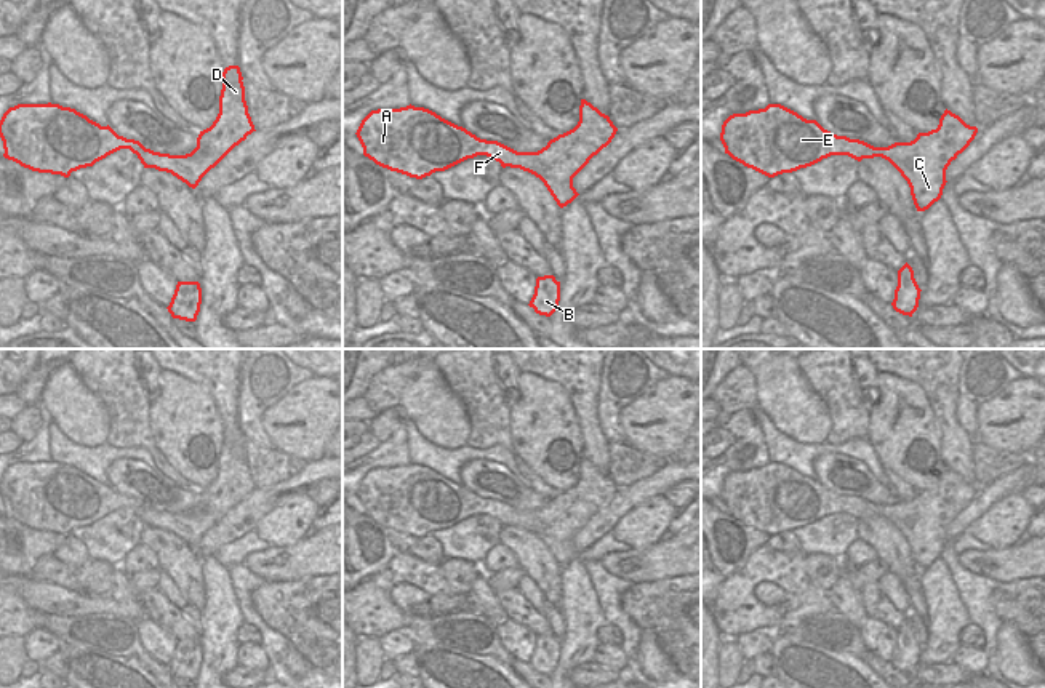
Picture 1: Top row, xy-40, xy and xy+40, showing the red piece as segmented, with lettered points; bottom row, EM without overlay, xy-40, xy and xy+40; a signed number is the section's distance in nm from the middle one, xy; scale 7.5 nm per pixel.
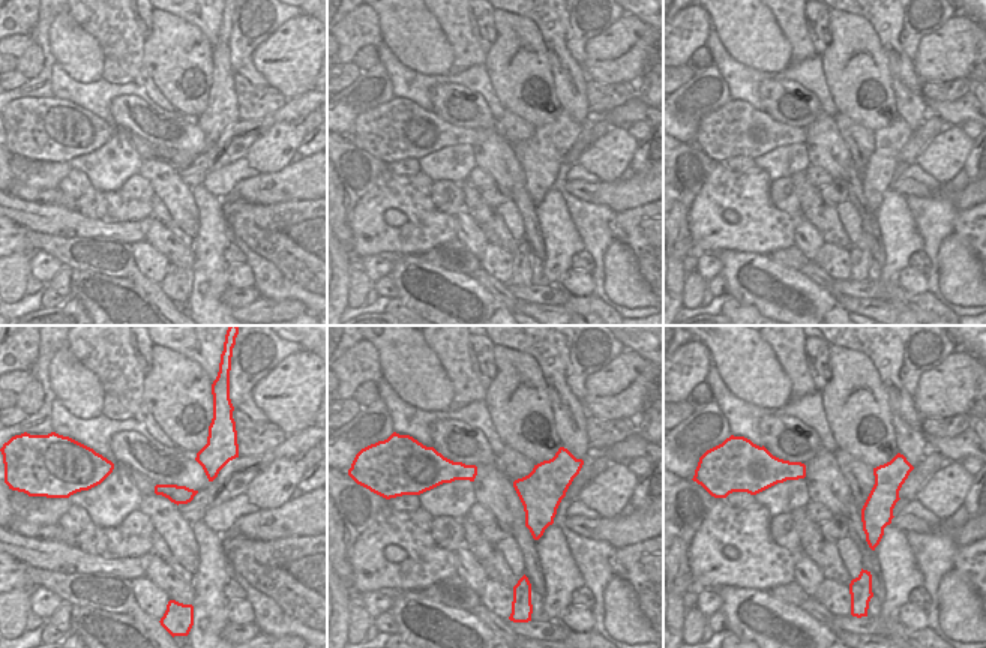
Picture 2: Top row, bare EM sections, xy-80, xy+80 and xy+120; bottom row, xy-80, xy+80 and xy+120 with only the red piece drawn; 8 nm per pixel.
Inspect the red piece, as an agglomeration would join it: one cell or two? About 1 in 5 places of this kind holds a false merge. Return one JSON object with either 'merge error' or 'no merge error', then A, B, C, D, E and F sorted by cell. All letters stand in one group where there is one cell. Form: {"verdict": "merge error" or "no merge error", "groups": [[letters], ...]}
{"verdict": "no merge error", "groups": [["A", "B", "C", "D", "E", "F"]]}

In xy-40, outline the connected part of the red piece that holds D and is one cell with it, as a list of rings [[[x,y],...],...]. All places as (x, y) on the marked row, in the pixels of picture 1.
[[[238,66],[224,69],[219,114],[210,128],[200,131],[197,147],[186,155],[154,152],[75,109],[48,102],[18,104],[3,114],[3,157],[32,171],[69,178],[72,171],[93,166],[120,149],[130,149],[144,168],[171,173],[195,189],[211,168],[256,131],[242,80]]]

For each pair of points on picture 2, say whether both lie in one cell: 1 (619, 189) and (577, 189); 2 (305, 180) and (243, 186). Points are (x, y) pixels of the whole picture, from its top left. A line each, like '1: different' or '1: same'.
1: same
2: same

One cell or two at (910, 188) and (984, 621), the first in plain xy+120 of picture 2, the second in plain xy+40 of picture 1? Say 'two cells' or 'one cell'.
two cells

